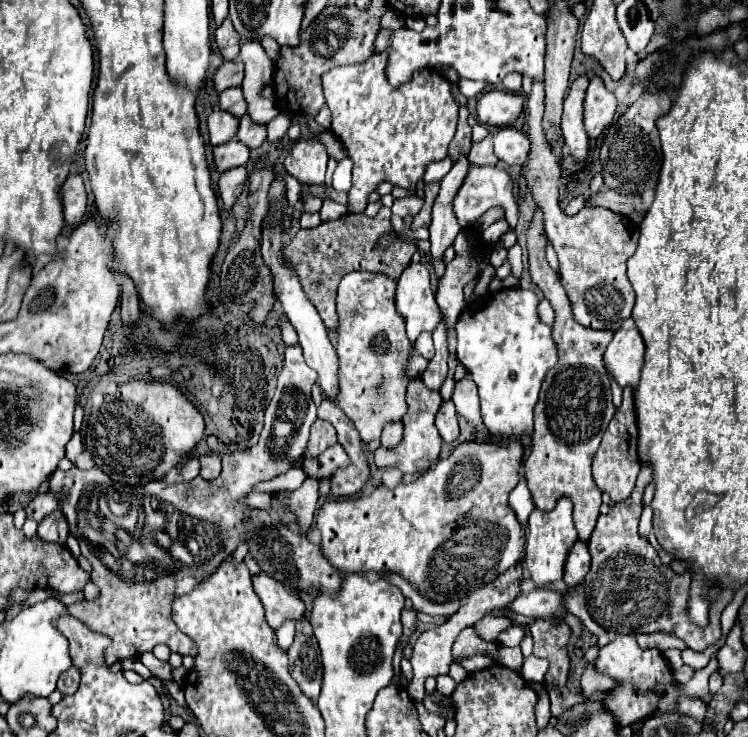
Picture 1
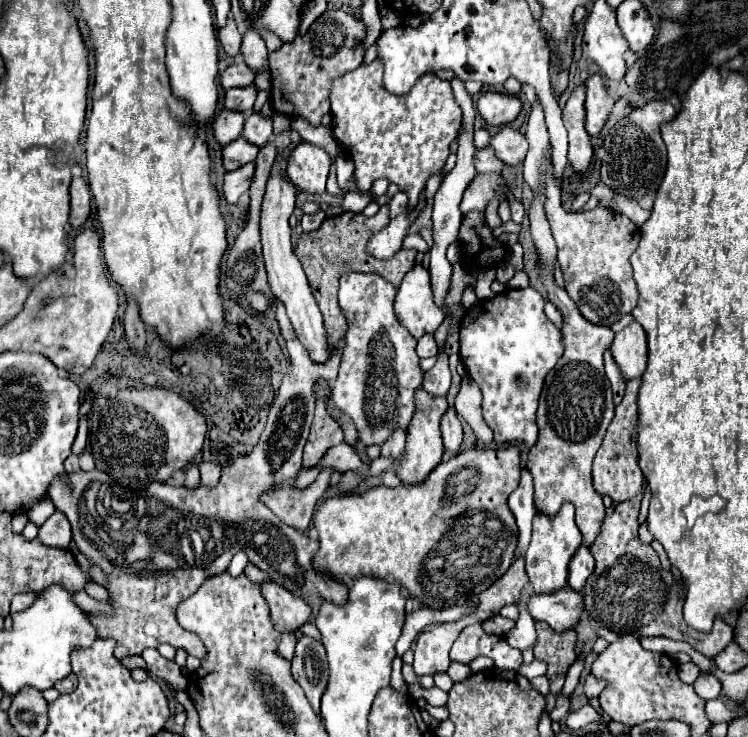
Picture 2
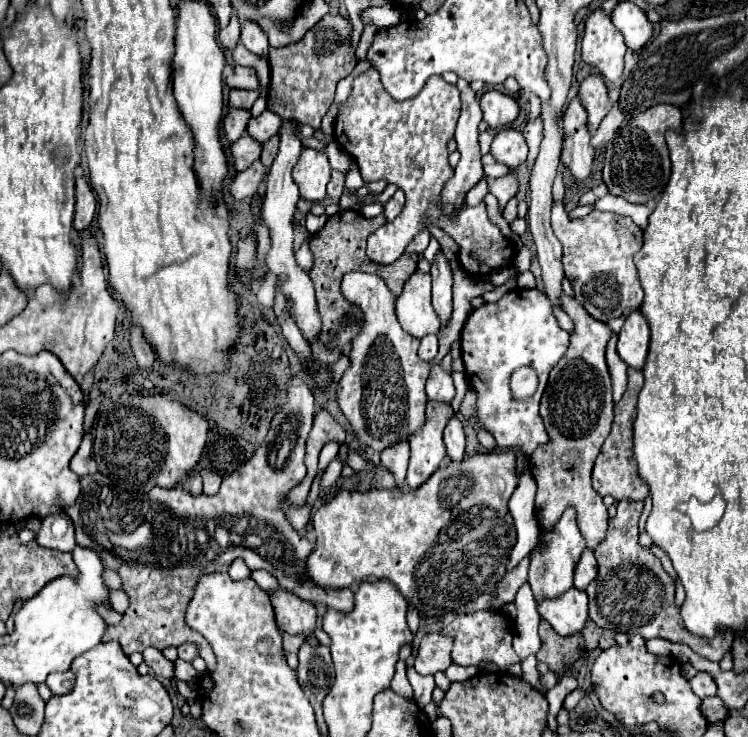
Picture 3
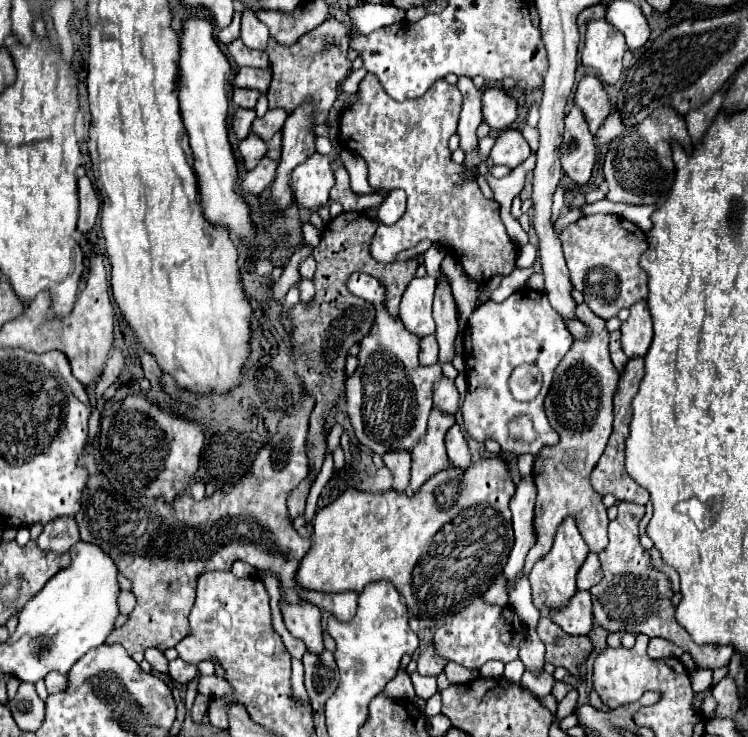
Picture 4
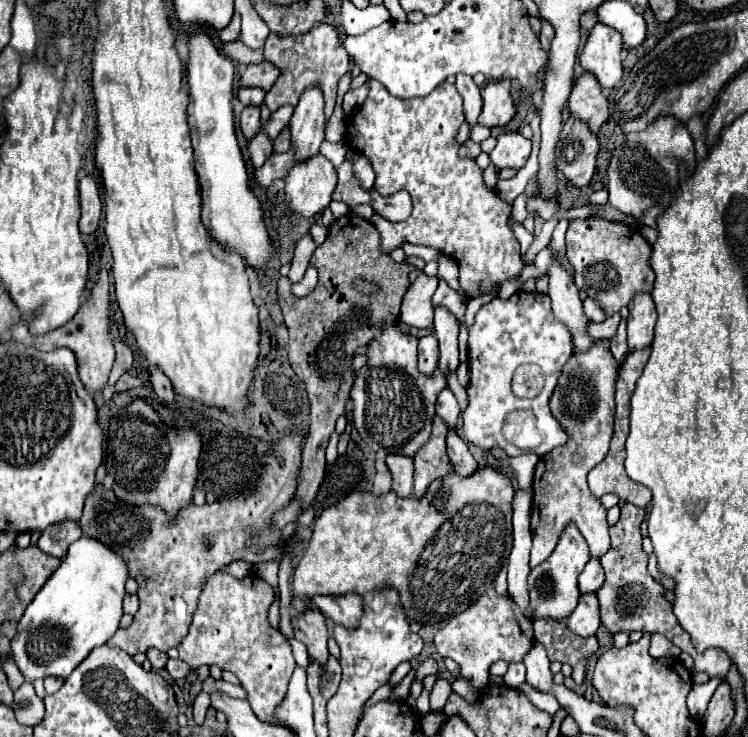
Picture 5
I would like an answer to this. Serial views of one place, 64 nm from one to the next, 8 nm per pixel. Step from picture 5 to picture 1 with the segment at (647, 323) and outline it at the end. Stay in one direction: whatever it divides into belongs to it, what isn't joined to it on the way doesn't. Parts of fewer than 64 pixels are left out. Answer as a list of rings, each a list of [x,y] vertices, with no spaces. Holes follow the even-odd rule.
[[[636,328],[624,334],[614,334],[604,352],[604,366],[620,388],[630,386],[636,392],[640,366],[644,364],[644,340]]]

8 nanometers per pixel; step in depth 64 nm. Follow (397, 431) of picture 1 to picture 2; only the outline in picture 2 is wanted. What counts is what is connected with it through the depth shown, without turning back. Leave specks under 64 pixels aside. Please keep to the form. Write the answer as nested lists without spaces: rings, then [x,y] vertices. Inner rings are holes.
[[[404,430],[392,432],[392,436],[382,444],[382,456],[400,458],[402,452],[404,452],[404,442],[406,442],[406,432]]]

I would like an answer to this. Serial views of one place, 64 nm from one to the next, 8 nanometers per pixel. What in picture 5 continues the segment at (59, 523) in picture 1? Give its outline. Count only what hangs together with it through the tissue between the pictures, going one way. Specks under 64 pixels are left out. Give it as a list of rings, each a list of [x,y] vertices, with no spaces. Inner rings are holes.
[[[64,520],[64,522],[52,524],[52,526],[48,526],[44,530],[40,540],[38,540],[38,546],[46,554],[62,558],[64,552],[68,550],[68,544],[76,542],[80,536],[82,536],[80,526],[76,522],[72,522],[72,520]]]

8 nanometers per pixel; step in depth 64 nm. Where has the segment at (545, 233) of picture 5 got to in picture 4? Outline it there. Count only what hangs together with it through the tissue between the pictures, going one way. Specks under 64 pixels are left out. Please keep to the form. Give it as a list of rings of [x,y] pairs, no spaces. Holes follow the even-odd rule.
[[[558,184],[556,192],[554,192],[554,206],[552,206],[552,212],[554,212],[554,216],[552,216],[552,225],[555,224],[560,216],[560,210],[562,210],[562,206],[564,206],[564,188]],[[526,244],[520,248],[518,258],[516,258],[516,268],[530,268],[534,264],[538,255],[538,246]]]

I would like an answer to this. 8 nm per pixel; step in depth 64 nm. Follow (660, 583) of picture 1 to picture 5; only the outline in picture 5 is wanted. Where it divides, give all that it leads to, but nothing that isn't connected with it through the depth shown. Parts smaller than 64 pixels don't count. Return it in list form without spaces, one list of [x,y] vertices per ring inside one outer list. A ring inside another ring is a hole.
[[[624,502],[620,506],[620,520],[614,526],[610,526],[612,546],[604,556],[600,556],[602,568],[606,572],[606,582],[596,590],[598,604],[600,604],[600,620],[612,634],[632,632],[632,630],[650,632],[650,634],[658,632],[694,658],[694,672],[706,672],[708,676],[720,676],[722,680],[726,680],[726,672],[730,668],[730,656],[724,650],[716,650],[716,648],[710,648],[708,652],[696,652],[696,648],[690,642],[690,636],[680,628],[672,612],[672,604],[664,598],[666,592],[664,586],[650,576],[646,568],[648,556],[642,550],[642,534],[640,534],[640,524],[644,516],[646,516],[644,508]]]

